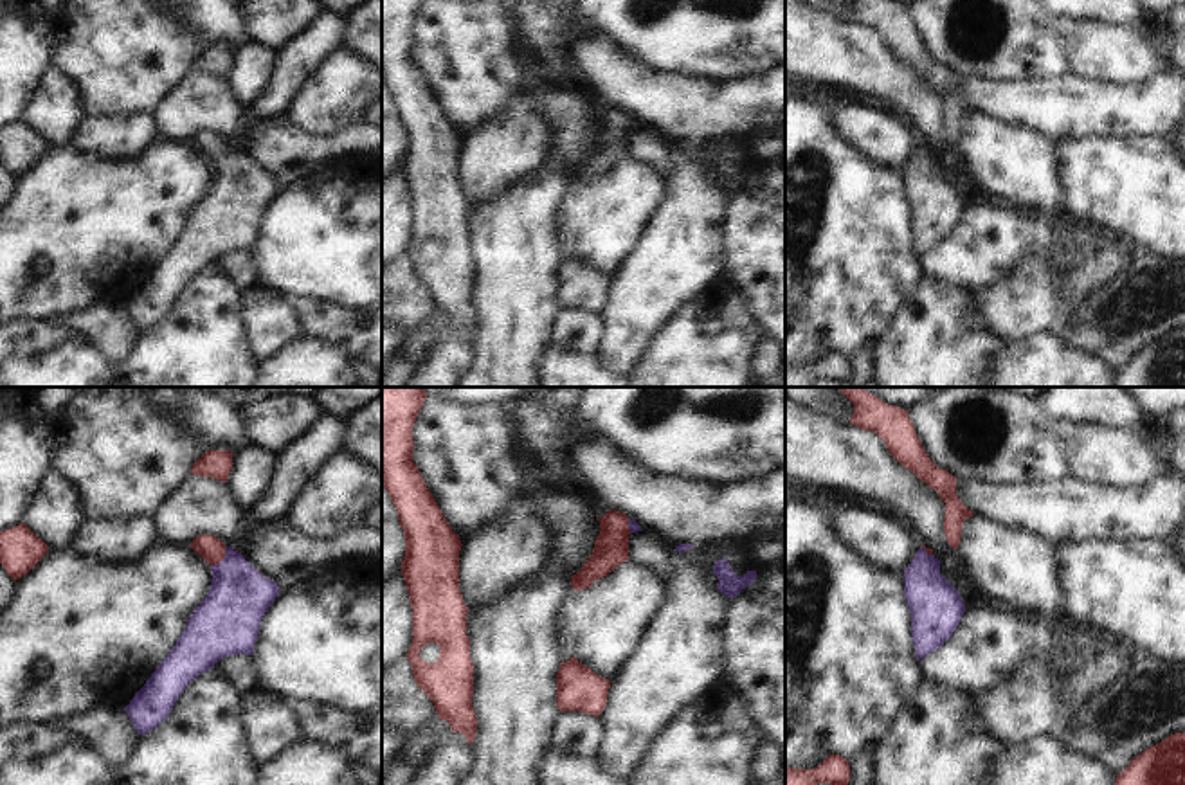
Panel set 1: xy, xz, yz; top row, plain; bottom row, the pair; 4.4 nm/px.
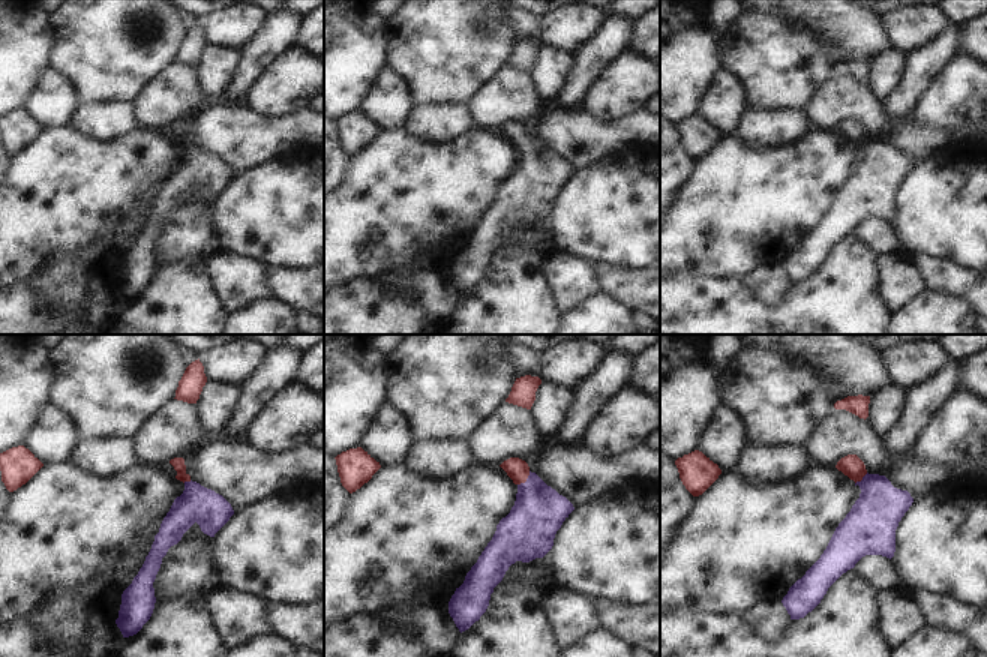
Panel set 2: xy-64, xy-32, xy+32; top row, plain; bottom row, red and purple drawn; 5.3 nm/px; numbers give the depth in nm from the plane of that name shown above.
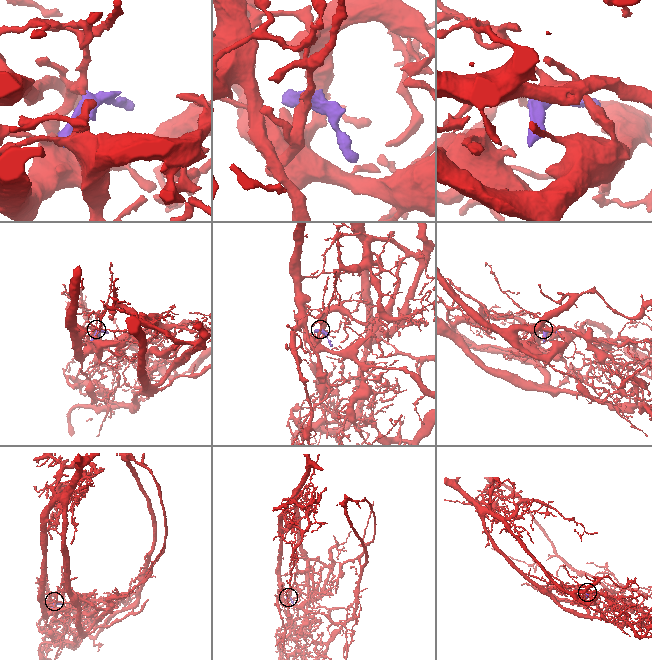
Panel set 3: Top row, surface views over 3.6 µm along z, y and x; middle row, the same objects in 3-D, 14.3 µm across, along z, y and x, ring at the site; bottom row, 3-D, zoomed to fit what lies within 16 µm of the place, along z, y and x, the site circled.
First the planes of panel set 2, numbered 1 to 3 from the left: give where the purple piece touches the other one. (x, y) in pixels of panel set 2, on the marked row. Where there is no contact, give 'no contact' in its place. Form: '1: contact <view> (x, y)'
1: contact xy-64 (186, 480)
2: contact xy-32 (525, 480)
3: contact xy+32 (861, 479)

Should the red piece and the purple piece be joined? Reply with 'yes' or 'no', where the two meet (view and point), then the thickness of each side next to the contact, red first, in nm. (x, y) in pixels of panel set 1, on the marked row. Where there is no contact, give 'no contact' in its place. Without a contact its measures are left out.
yes; contact xy (222, 559); calibres 110 and 280 nm

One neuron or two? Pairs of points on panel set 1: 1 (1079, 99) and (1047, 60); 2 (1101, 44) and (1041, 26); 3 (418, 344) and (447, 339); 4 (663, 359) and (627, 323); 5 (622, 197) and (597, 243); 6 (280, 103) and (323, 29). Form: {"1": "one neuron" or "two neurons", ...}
{"1": "two neurons", "2": "two neurons", "3": "two neurons", "4": "two neurons", "5": "one neuron", "6": "one neuron"}

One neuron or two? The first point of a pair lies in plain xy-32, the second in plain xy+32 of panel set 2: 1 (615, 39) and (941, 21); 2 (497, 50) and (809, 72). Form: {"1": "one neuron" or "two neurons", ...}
{"1": "two neurons", "2": "one neuron"}

